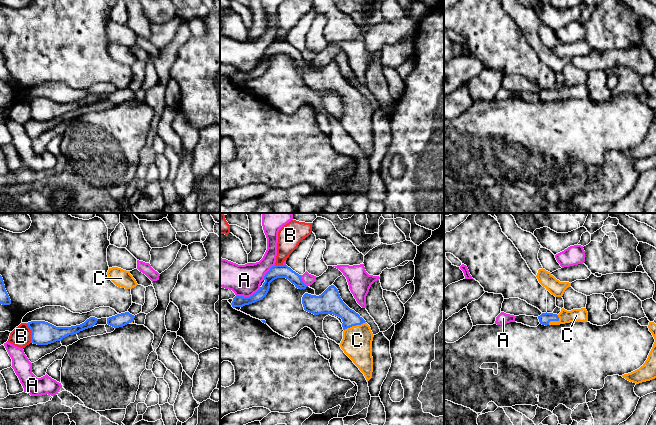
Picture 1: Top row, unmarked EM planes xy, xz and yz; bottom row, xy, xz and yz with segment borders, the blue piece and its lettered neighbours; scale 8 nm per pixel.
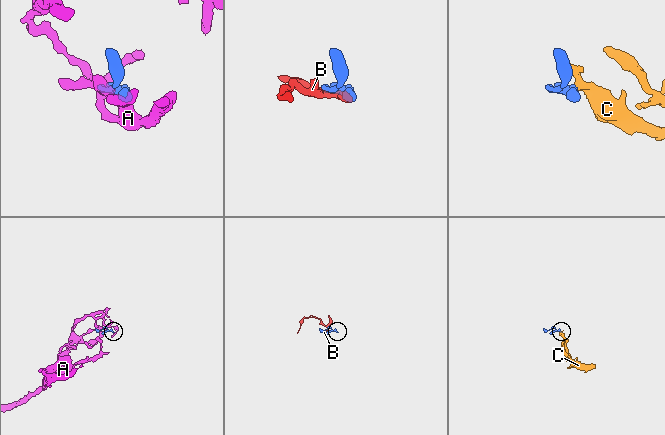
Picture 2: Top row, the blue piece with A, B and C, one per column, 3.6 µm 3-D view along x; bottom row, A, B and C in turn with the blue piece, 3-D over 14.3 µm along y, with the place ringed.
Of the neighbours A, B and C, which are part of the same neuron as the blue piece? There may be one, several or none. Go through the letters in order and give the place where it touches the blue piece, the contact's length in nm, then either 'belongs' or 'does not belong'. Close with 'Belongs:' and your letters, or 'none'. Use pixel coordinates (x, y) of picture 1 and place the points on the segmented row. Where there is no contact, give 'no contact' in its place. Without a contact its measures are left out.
A: xz (248, 297) | 220 nm | does not belong
B: xy (31, 333) | 170 nm | does not belong
C: xz (354, 325) | 190 nm | belongs
Belongs: C

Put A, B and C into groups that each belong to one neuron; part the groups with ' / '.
A / B / C

